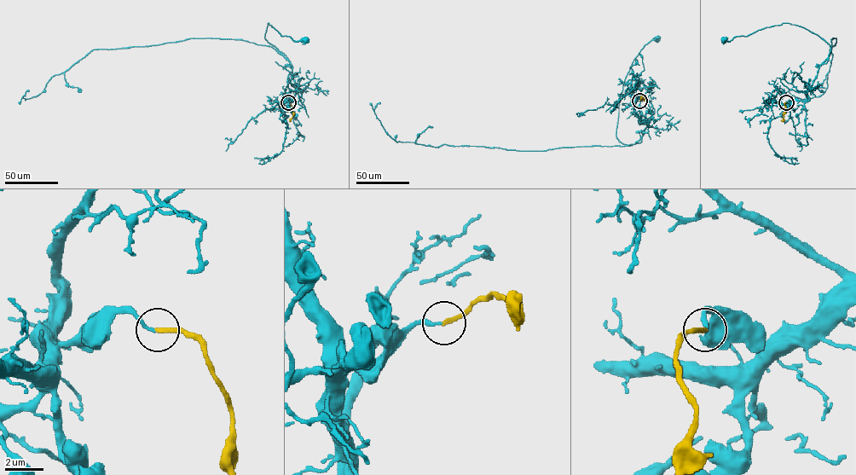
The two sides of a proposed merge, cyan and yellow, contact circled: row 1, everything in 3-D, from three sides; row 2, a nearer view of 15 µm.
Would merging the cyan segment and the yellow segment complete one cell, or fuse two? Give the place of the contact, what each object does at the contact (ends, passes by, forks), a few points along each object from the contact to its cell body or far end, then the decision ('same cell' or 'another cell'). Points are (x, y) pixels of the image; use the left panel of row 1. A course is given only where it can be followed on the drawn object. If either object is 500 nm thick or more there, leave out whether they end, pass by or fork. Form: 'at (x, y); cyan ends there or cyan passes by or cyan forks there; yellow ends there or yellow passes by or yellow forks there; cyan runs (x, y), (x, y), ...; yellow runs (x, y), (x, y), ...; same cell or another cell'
at (288, 102); cyan ends there; yellow ends there; cyan runs (288, 102), (282, 103), (293, 100), (296, 88), (292, 64), (265, 39), (268, 24), (294, 41), (307, 39); yellow runs (288, 102), (293, 114), (290, 120); same cell

